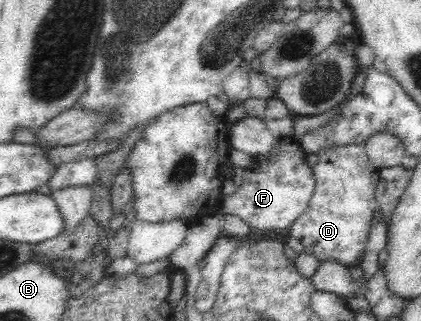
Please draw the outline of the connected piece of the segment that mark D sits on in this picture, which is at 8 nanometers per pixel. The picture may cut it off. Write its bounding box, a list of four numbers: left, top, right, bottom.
[287,143,380,267]

